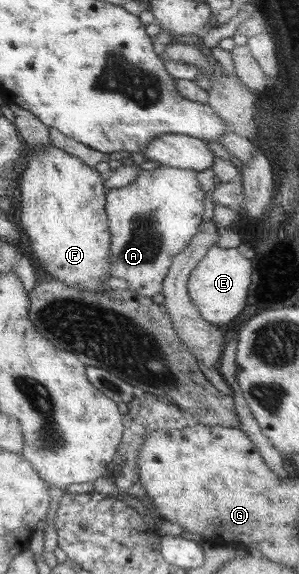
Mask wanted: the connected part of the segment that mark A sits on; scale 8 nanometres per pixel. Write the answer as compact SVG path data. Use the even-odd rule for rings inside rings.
M158 166L151 171L141 171L127 187L106 191L106 214L112 235L110 257L111 277L125 279L130 290L147 297L153 297L162 291L162 281L168 274L174 255L185 249L191 238L198 232L203 221L203 201L206 193L199 187L198 171Z

